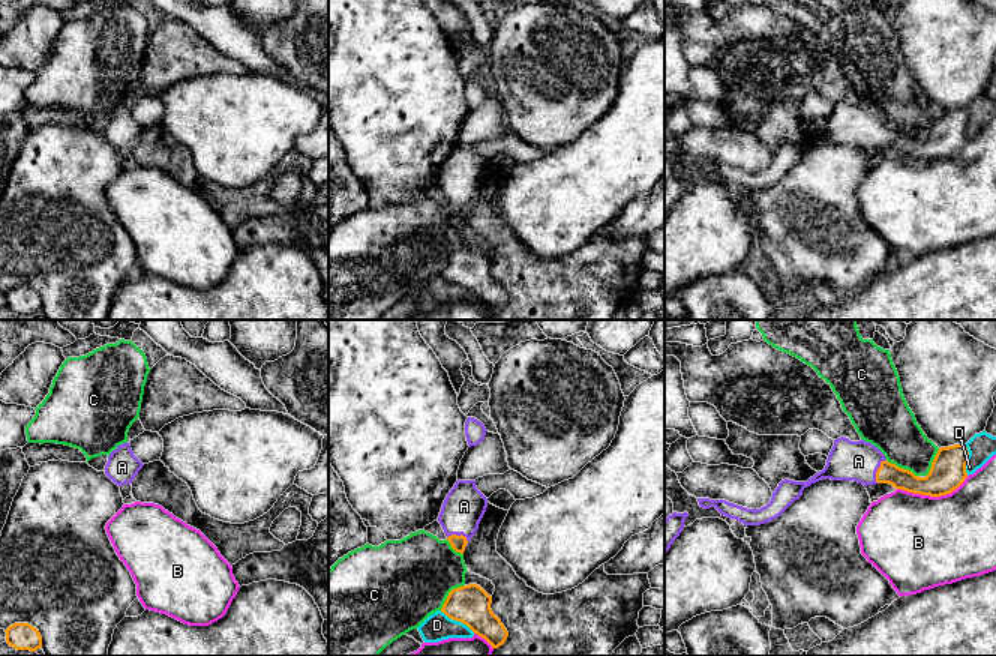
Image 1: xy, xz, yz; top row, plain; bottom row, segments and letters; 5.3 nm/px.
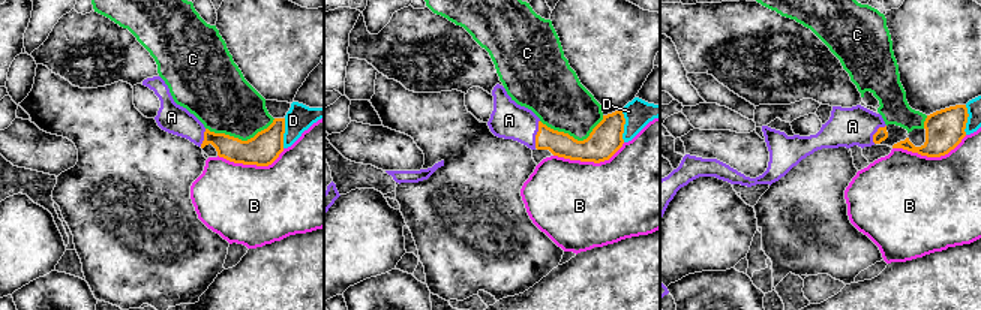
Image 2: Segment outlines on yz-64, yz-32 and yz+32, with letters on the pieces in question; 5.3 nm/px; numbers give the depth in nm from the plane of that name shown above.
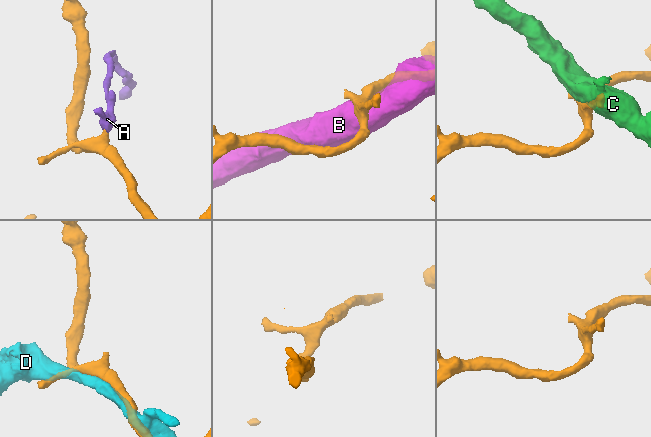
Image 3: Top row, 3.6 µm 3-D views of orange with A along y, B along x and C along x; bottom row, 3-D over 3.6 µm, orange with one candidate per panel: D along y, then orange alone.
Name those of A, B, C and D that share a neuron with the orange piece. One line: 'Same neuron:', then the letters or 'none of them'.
Same neuron: A

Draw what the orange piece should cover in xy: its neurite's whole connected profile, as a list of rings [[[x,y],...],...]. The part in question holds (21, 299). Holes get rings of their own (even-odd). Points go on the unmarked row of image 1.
[[[28,287],[10,288],[4,296],[6,306],[16,314],[36,315],[42,311],[42,300],[39,294]]]

